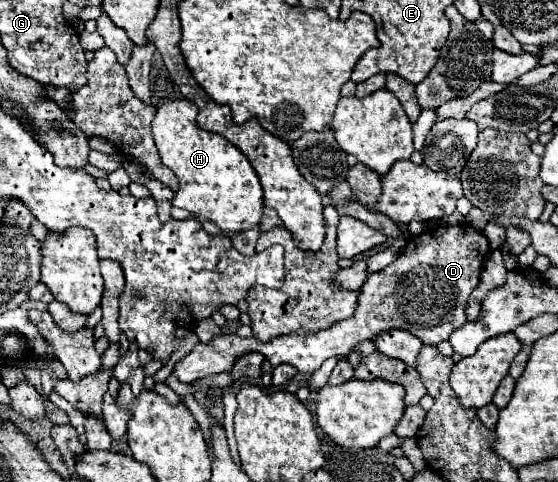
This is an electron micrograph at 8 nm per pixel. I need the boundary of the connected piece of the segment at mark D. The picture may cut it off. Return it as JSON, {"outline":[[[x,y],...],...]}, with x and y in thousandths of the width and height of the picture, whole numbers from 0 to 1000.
{"outline":[[[826,463],[826,467],[787,467],[776,475],[765,475],[762,483],[737,492],[726,521],[701,546],[694,550],[686,562],[661,571],[661,579],[654,583],[651,600],[643,604],[643,624],[640,624],[640,641],[625,662],[604,666],[597,678],[579,683],[572,691],[518,691],[507,695],[500,703],[486,703],[478,712],[468,712],[457,699],[446,703],[432,703],[425,695],[385,695],[371,716],[357,712],[346,720],[346,728],[328,741],[317,757],[314,757],[314,778],[321,782],[324,795],[346,795],[357,782],[371,782],[382,774],[403,774],[418,761],[418,753],[425,749],[421,741],[432,741],[439,732],[468,732],[475,745],[482,745],[482,753],[489,761],[504,757],[504,753],[518,753],[529,766],[536,766],[539,774],[561,774],[575,761],[575,753],[590,741],[600,737],[622,737],[640,712],[661,703],[665,695],[672,699],[676,691],[690,691],[697,683],[729,683],[733,691],[740,691],[744,699],[751,699],[758,712],[769,716],[787,716],[790,707],[801,707],[805,695],[830,678],[837,670],[833,658],[833,637],[841,624],[844,604],[855,595],[858,587],[858,566],[862,566],[862,550],[869,541],[869,533],[876,529],[876,500],[866,488],[866,479],[851,475],[841,463]]]}

